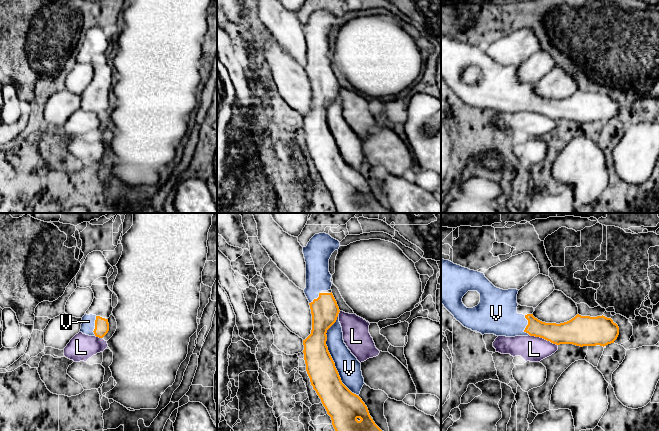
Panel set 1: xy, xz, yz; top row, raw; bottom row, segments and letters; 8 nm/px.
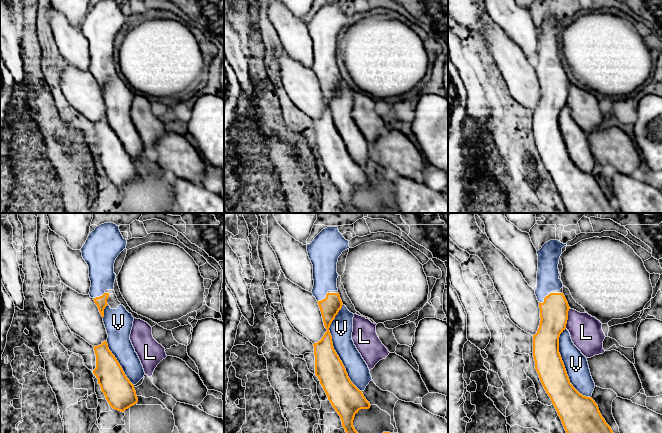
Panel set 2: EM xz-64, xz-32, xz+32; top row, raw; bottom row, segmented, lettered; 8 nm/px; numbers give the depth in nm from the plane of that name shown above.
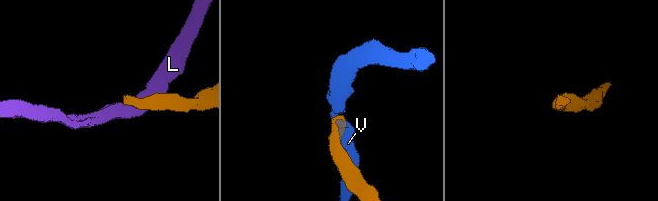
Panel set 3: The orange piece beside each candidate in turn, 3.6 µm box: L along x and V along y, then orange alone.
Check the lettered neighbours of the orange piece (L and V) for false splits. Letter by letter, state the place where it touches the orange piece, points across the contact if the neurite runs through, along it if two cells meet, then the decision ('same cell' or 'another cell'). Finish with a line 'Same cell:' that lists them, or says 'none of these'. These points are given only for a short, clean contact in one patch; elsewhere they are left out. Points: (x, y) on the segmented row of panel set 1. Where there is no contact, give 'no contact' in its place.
L: meets orange in yz at (543, 338); border along yz (529, 334), (535, 337), (542, 337), (557, 345); another cell
V: meets orange in xz at (329, 354); same cell
Same cell: V

